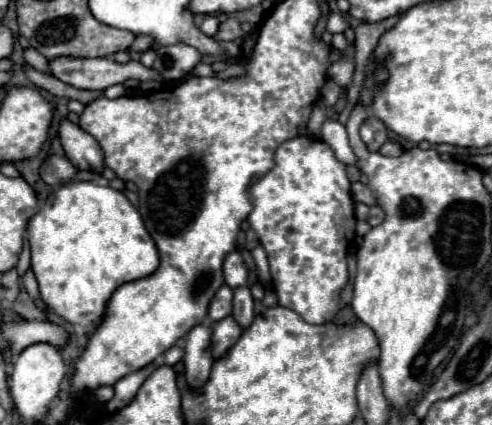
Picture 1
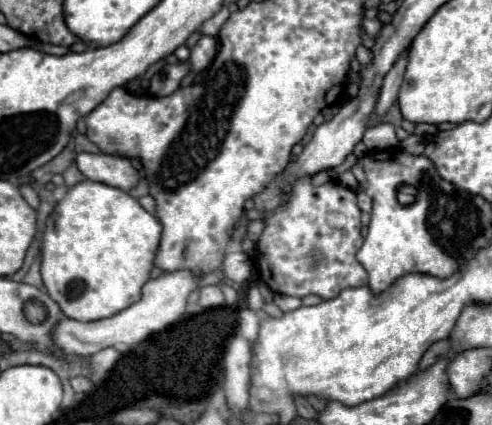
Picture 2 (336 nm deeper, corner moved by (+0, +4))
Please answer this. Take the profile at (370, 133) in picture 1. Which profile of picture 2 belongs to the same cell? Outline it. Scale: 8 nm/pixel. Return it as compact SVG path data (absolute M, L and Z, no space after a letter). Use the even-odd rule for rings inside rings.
M407 51L399 57L399 61L393 65L393 69L385 75L385 81L383 81L379 99L377 99L377 107L375 107L375 113L379 117L383 117L391 109L391 105L397 101L399 87L401 87L401 81L403 81L403 73L405 73L405 65L407 65Z

